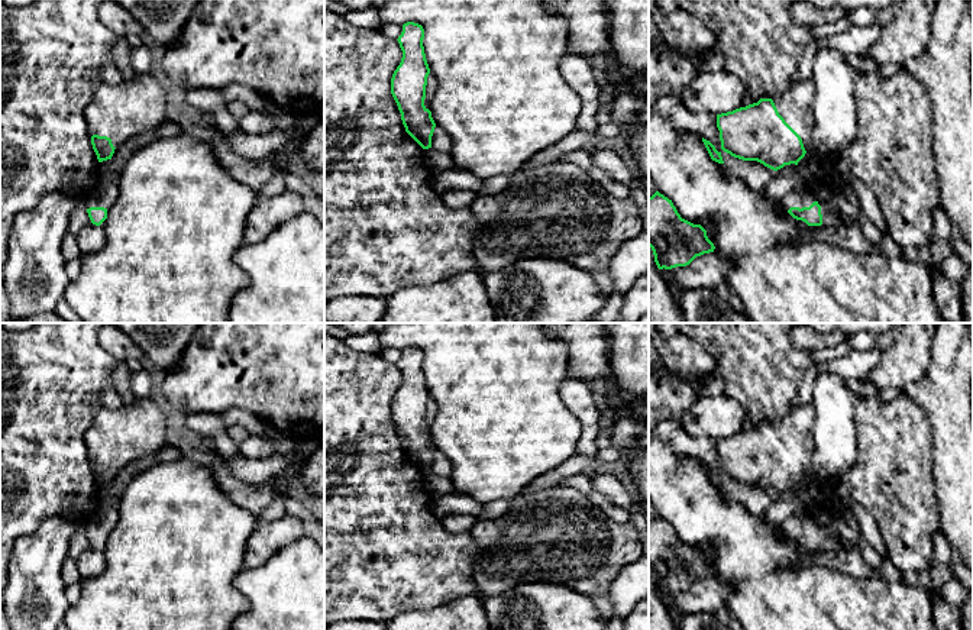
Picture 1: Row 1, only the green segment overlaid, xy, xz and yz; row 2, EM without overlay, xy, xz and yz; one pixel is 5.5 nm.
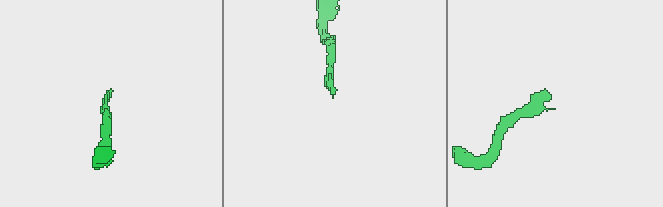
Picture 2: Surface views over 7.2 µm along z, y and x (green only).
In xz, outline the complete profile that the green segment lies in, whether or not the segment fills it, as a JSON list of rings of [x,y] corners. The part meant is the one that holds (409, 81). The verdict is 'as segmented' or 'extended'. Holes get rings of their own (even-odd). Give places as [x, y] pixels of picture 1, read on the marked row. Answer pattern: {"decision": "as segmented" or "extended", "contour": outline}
{"decision": "as segmented", "contour": [[[407,22],[398,36],[403,51],[400,65],[391,78],[391,94],[401,113],[405,132],[423,148],[431,148],[436,123],[431,112],[424,106],[426,85],[430,68],[426,59],[424,29],[421,25]]]}

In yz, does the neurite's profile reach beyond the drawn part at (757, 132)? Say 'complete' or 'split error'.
split error

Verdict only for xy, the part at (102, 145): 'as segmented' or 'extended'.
extended

